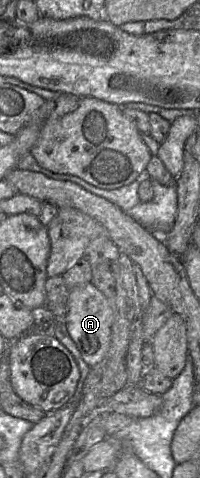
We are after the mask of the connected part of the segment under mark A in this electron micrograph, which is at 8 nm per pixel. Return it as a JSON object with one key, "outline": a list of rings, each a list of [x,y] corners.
{"outline":[[[92,282],[71,288],[65,314],[67,330],[90,367],[99,364],[108,352],[114,316],[113,306]]]}

